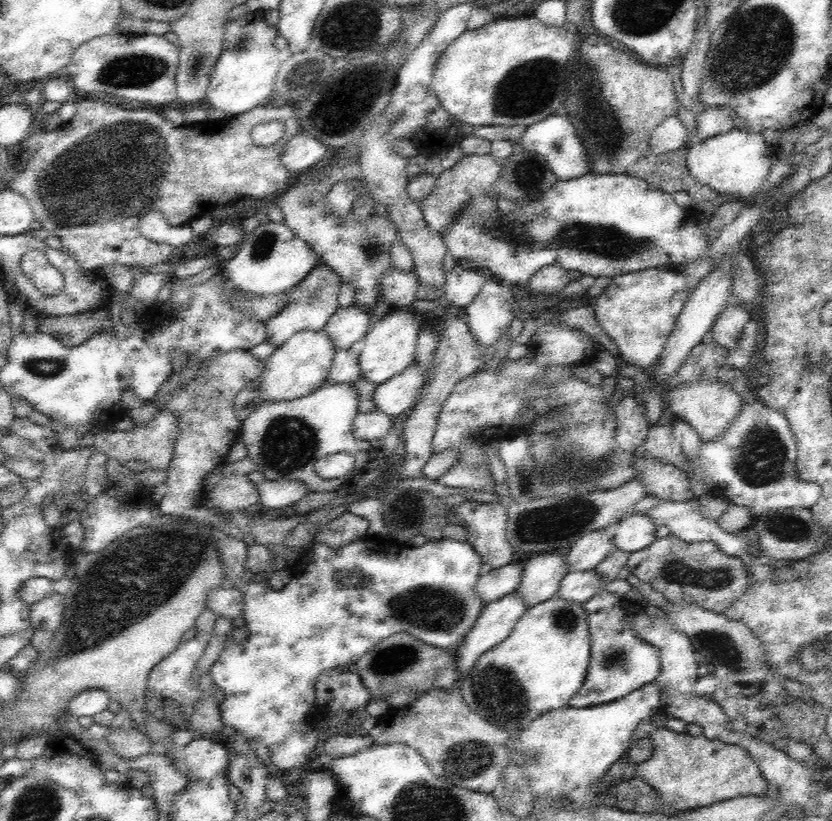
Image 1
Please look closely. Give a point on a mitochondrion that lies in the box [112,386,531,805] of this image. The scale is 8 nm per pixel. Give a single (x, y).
(288, 443)

